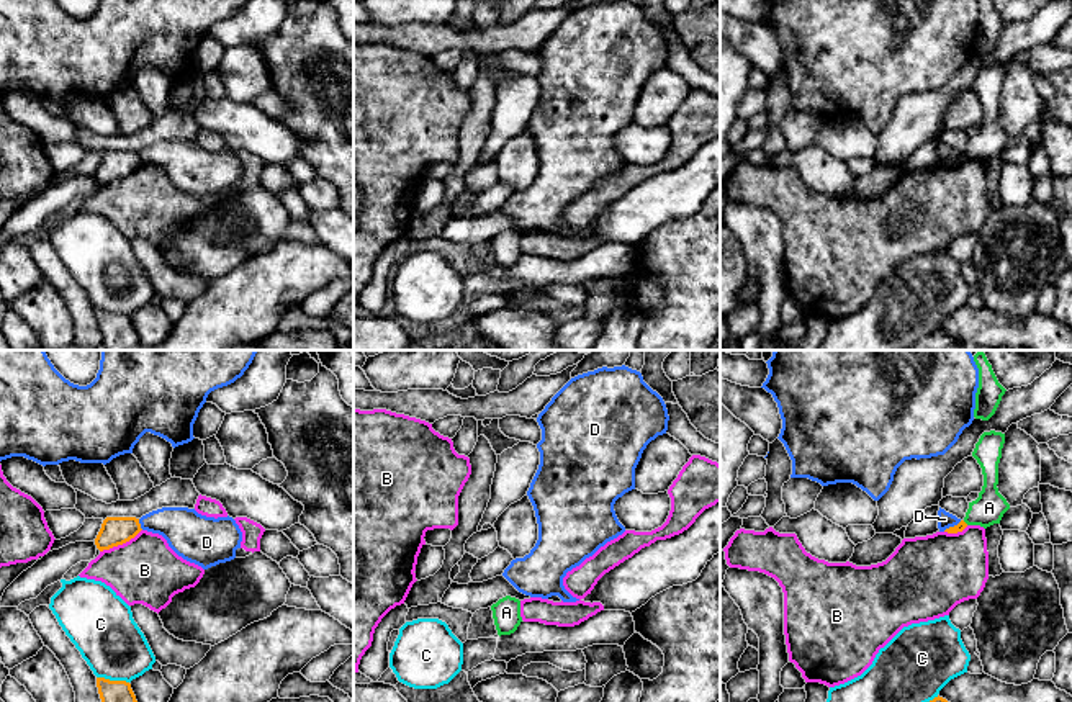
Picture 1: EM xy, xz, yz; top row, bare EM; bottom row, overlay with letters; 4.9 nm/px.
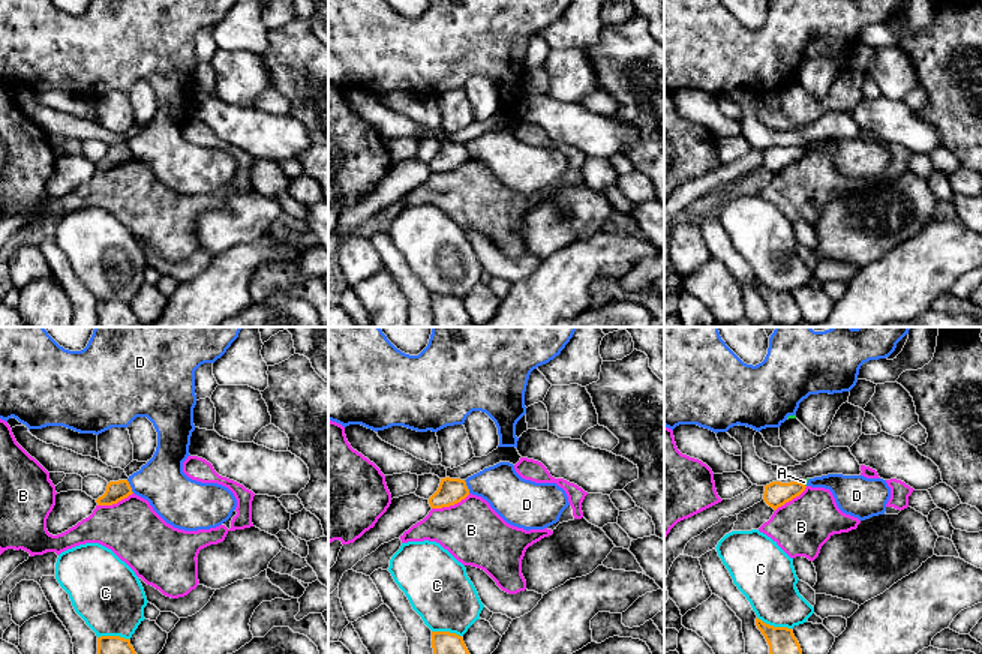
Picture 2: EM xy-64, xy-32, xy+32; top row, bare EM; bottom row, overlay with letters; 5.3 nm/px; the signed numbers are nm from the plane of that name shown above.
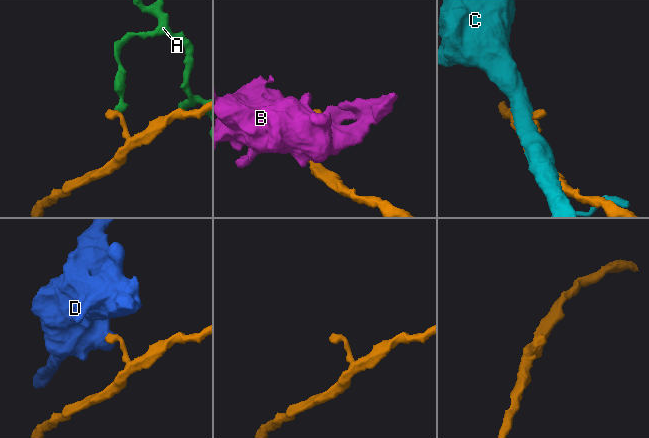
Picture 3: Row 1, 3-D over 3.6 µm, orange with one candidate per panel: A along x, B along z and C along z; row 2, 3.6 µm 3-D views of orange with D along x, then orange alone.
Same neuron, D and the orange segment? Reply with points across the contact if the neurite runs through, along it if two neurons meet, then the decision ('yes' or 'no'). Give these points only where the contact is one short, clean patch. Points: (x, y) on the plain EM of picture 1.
border xy (138, 152), (143, 162); no

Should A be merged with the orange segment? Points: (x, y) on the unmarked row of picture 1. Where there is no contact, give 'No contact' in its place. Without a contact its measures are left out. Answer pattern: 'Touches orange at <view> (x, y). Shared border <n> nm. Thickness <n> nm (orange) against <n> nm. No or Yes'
Touches orange at yz (964, 156). Shared border 40 nm. Thickness 50 nm (orange) against 160 nm. No

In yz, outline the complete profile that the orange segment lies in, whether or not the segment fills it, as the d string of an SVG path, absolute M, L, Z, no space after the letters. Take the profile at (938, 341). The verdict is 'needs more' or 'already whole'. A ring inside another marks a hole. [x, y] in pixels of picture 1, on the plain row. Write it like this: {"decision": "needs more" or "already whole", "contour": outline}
{"decision": "already whole", "contour": "M938 329L907 350L949 350L956 344L959 344L959 340Z"}

